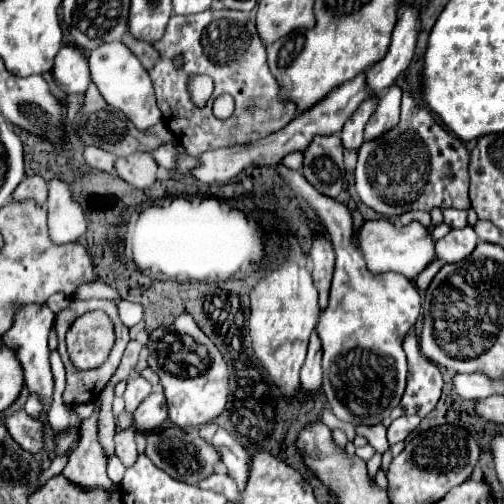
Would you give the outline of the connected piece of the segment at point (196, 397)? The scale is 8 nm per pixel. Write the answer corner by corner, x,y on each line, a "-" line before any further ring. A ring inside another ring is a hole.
189,314
179,316
171,328
157,328
147,342
149,366
161,378
169,420
179,428
199,428
211,424
229,398
229,366
217,346
199,330

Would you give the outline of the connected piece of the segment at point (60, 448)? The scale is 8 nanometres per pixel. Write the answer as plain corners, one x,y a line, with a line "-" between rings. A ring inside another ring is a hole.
69,430
69,432
53,432
55,434
55,442
57,442
57,454
63,454
63,452
67,452
69,450
69,446
71,446
71,442
75,440
75,436
77,436
77,430

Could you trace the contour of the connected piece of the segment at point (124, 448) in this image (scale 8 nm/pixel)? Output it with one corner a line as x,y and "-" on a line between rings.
121,430
119,434
115,434
115,452
125,466
131,466
135,462
137,448
131,430

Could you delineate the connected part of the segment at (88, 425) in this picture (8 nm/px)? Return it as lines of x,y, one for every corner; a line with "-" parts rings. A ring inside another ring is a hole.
101,400
95,402
95,410
89,418
83,420
81,424
81,444
79,448
71,454
69,464
65,466
63,474
83,486
105,486
109,490
115,490
115,485
107,476
107,460
105,460
105,450
99,442
99,410
101,410

